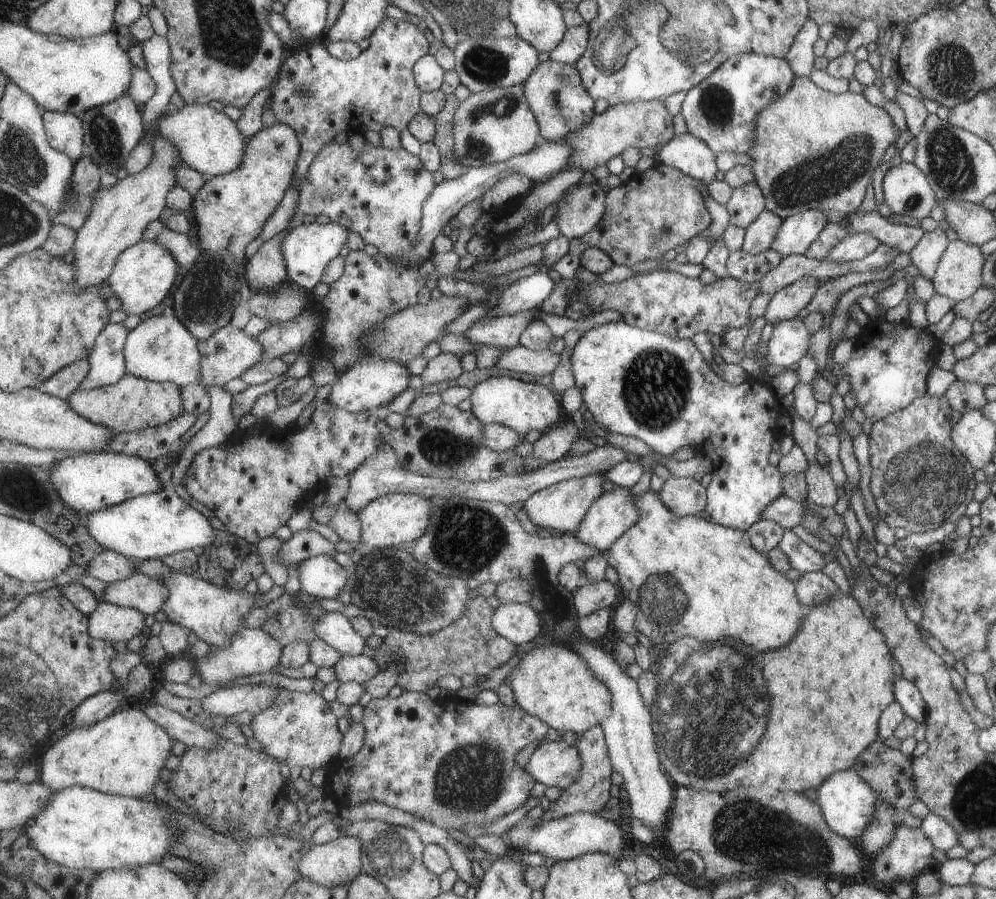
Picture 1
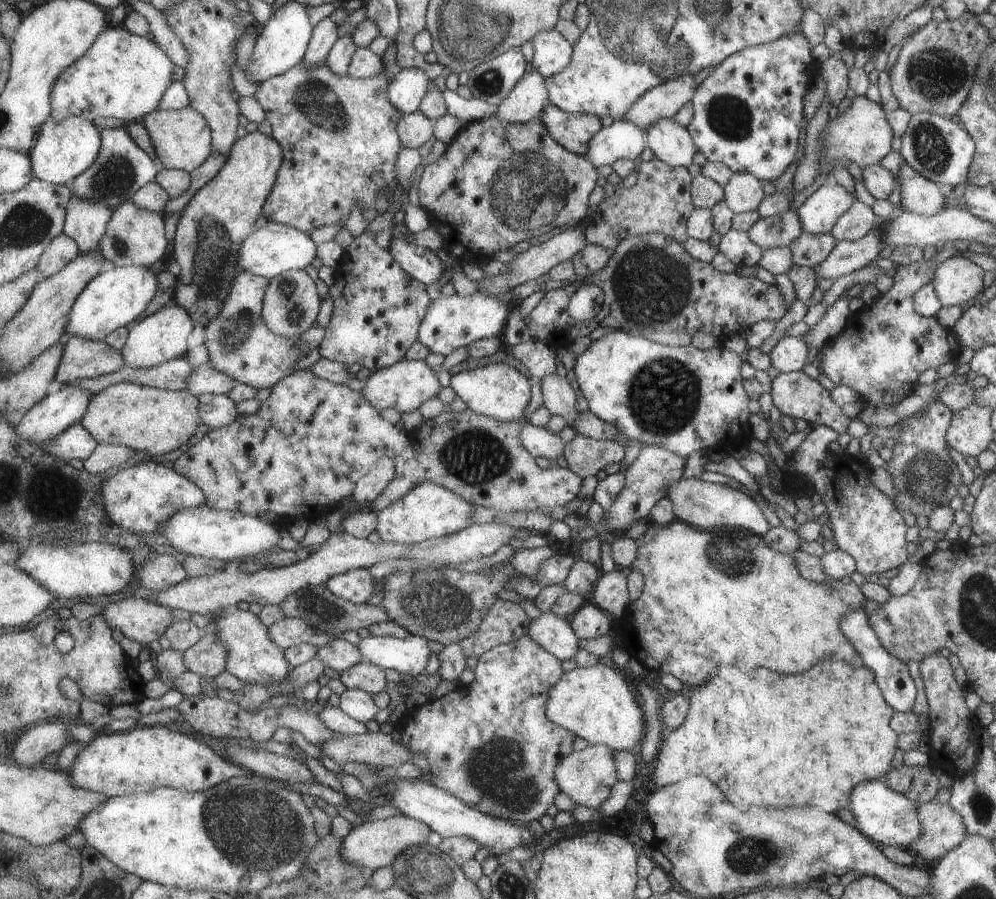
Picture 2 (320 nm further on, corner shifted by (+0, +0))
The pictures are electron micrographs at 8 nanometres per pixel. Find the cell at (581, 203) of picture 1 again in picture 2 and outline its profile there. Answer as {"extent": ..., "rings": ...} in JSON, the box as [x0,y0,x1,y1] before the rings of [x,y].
{"extent":[418,116,599,265],"rings":[[[542,116],[527,124],[509,124],[492,117],[464,126],[456,142],[424,168],[418,184],[418,197],[430,223],[443,234],[444,250],[455,254],[462,262],[472,261],[480,265],[493,259],[497,252],[510,250],[533,236],[583,226],[593,210],[589,206],[589,196],[597,188],[597,180],[599,175],[594,164],[554,140],[543,124]]]}

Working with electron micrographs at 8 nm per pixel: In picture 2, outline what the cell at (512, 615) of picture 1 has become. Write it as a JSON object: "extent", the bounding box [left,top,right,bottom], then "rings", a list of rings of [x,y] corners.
{"extent":[528,611,581,660],"rings":[[[552,611],[541,612],[536,619],[531,620],[528,635],[559,660],[571,660],[581,649],[580,639],[570,620]]]}

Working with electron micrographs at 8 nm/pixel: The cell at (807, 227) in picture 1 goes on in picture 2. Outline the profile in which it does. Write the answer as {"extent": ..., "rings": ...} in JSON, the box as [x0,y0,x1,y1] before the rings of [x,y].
{"extent":[795,180,856,234],"rings":[[[830,180],[819,186],[809,198],[795,209],[805,234],[823,234],[831,231],[835,220],[856,200],[845,188]]]}

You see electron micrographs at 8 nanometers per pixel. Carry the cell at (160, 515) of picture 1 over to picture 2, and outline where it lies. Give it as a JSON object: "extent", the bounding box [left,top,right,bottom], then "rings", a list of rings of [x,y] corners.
{"extent":[157,505,283,563],"rings":[[[207,505],[196,509],[183,509],[174,514],[157,532],[165,536],[169,545],[186,556],[221,559],[226,563],[237,558],[254,558],[271,555],[278,550],[277,544],[283,538],[275,524],[269,524],[260,517],[241,511],[220,511]]]}

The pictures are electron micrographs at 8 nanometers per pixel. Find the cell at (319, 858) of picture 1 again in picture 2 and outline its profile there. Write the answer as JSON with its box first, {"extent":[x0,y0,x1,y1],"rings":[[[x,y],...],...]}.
{"extent":[341,813,431,872],"rings":[[[402,813],[398,816],[387,819],[374,819],[366,823],[354,826],[344,838],[341,856],[345,862],[351,862],[359,868],[368,868],[373,872],[382,867],[390,867],[395,858],[403,853],[403,850],[411,849],[411,846],[427,843],[431,834],[430,826],[425,822],[410,818]]]}

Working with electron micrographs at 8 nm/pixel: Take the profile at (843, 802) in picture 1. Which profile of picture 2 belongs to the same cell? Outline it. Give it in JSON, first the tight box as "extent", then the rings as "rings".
{"extent":[849,780,922,849],"rings":[[[882,780],[866,781],[851,790],[849,812],[856,824],[856,830],[879,842],[879,846],[895,846],[908,849],[922,835],[921,820],[918,818],[918,806],[910,802],[905,795],[897,794],[883,784]]]}

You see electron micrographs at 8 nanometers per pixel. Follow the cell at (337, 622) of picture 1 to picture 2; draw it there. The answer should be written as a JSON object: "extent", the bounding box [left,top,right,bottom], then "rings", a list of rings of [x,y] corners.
{"extent":[358,635,433,677],"rings":[[[411,635],[405,639],[395,637],[363,638],[358,644],[363,661],[383,669],[392,669],[401,676],[418,677],[424,674],[433,654],[431,642],[425,636]]]}

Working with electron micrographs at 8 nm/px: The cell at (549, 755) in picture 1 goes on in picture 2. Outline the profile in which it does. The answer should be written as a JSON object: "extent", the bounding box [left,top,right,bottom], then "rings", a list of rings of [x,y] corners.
{"extent":[555,745,617,809],"rings":[[[587,745],[584,750],[571,752],[569,756],[559,762],[555,776],[560,790],[565,793],[575,804],[599,809],[603,802],[610,797],[617,778],[615,778],[615,762],[609,747],[603,745]]]}

